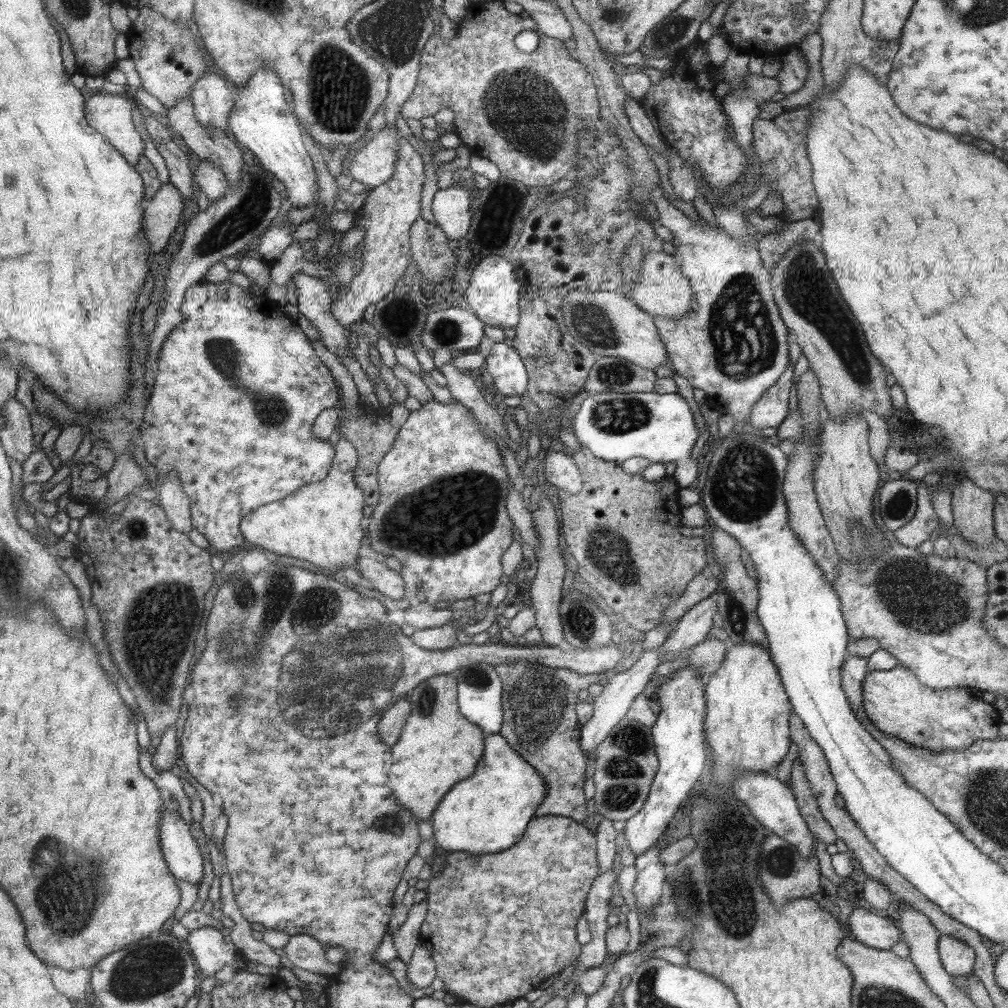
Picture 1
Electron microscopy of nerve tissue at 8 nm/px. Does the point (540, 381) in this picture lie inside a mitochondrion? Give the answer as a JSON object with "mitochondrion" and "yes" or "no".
{"mitochondrion":"no"}

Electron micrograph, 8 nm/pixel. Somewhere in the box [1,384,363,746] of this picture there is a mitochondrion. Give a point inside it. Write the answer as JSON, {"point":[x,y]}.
{"point":[163,623]}

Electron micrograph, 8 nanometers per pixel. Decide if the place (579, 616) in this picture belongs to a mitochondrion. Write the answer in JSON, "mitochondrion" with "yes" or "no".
{"mitochondrion":"yes"}

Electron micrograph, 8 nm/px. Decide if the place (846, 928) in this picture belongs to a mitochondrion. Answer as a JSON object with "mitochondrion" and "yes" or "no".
{"mitochondrion":"no"}

